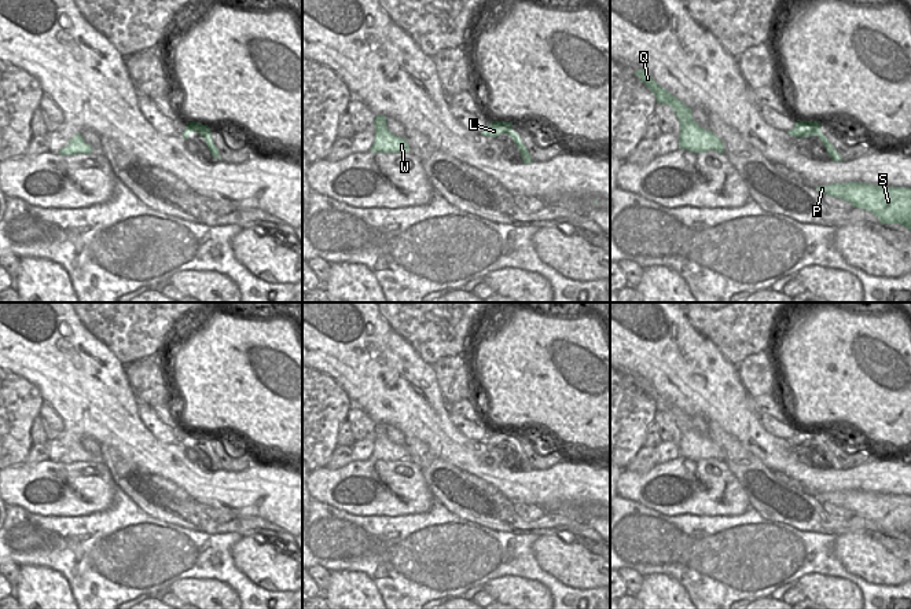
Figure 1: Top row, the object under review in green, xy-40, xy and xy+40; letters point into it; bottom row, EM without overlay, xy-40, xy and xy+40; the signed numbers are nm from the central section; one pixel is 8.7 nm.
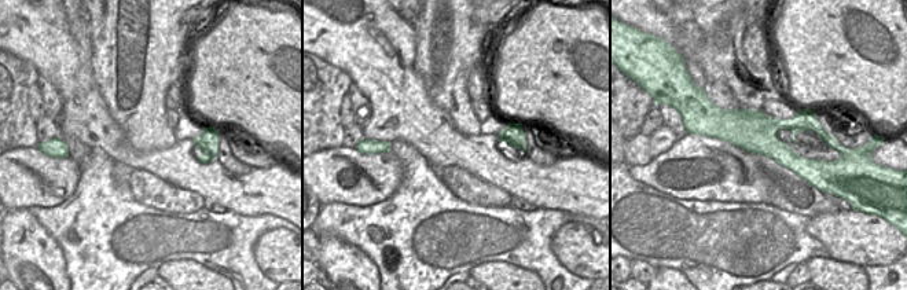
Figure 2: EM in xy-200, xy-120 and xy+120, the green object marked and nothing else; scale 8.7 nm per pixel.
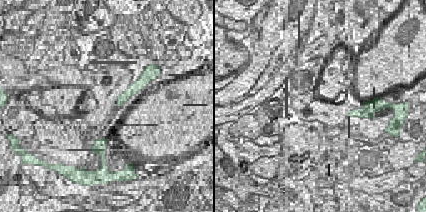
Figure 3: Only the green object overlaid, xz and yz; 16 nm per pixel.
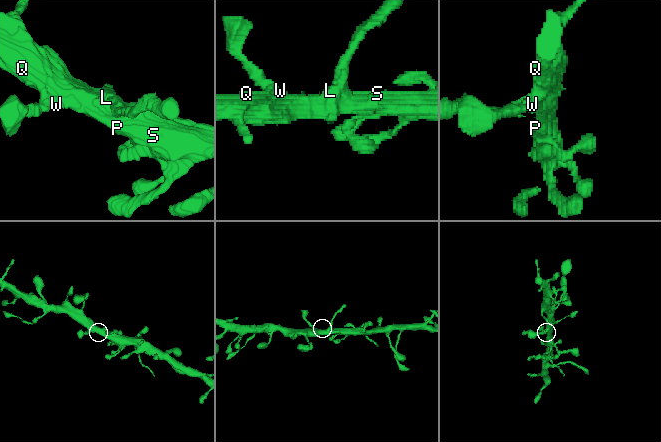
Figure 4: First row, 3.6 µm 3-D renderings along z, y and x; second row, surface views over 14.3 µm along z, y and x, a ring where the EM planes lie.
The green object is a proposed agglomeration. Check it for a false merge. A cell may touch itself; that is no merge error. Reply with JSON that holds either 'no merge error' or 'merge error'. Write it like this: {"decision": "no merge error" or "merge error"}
{"decision": "no merge error"}

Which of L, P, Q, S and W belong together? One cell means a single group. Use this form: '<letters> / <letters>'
L P Q S W

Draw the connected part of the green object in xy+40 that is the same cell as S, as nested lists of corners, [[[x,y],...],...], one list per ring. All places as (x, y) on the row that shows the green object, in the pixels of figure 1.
[[[857,181],[833,183],[815,188],[820,195],[841,198],[853,208],[871,212],[881,224],[901,224],[911,231],[911,188]]]

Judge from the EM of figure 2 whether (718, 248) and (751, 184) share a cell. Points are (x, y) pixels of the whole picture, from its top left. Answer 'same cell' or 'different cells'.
different cells

